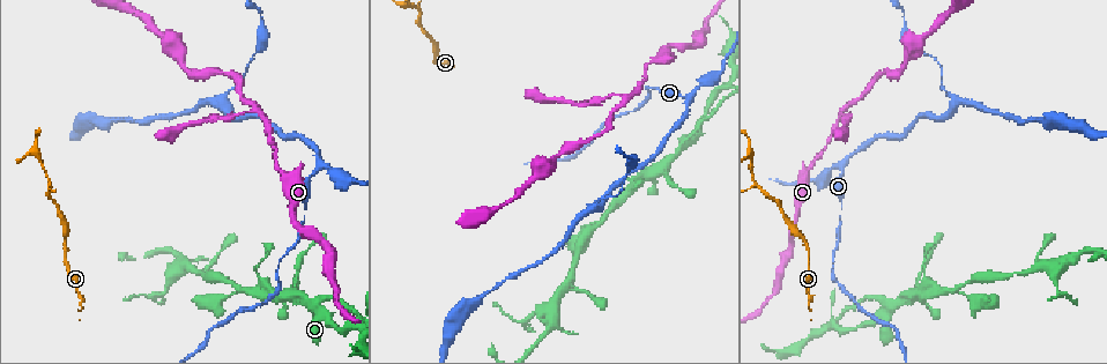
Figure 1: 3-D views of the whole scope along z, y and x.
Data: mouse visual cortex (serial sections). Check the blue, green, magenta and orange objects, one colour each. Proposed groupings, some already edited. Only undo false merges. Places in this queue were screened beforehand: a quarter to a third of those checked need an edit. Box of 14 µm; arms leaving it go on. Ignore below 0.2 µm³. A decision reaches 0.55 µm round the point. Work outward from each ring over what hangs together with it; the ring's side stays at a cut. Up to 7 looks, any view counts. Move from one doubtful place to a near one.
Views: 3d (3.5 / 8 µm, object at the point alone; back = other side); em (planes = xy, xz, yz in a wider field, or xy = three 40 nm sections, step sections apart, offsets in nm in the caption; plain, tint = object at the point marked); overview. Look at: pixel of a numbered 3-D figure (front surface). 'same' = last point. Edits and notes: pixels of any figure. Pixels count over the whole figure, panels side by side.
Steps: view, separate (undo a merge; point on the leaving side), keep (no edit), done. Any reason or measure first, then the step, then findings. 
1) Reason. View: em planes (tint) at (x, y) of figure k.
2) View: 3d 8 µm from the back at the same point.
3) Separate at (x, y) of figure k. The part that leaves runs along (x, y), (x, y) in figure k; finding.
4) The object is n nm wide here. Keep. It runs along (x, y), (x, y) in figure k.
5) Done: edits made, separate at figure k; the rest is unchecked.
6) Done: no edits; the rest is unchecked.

Thin neck. View: 3d 3.5 µm at (723, 85) of figure 1.

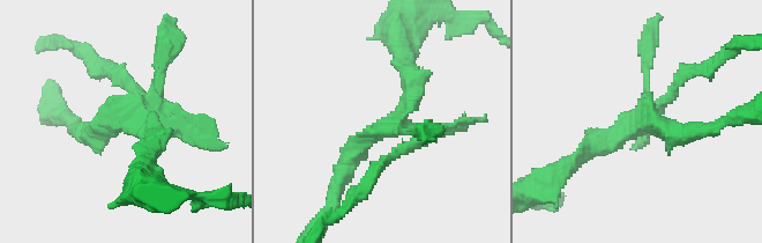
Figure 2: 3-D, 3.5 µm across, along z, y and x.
4 arms meet here; the arms are 100, 150, 250, 250 nm wide; shape alone is not enough. View: em planes (tint) at (380, 129) of figure 2.

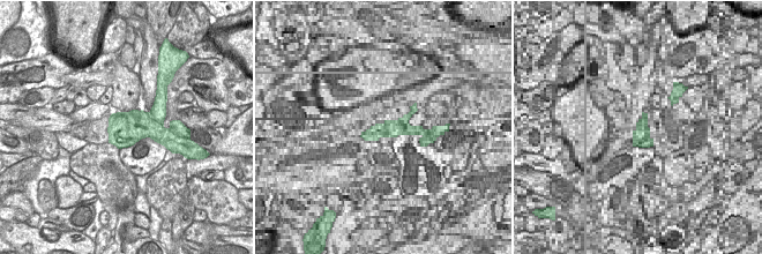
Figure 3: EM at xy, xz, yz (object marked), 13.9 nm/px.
View: em xy step 1 (tint) at the same point.

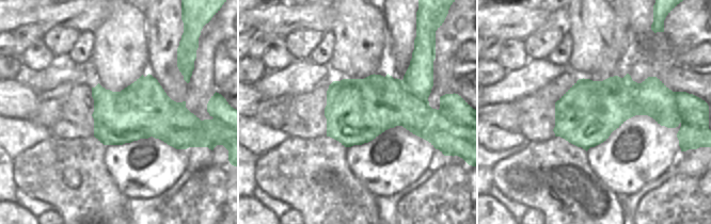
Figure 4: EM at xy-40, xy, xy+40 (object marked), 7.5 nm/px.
Keep. Continuous, no second cell.

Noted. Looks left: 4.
View: 3d 3.5 µm at (840, 215) of figure 1.

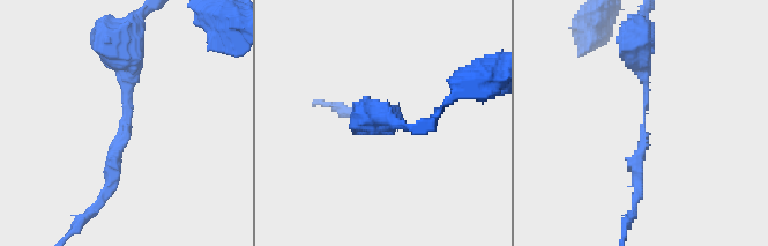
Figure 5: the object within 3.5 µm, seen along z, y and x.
The arms are 150, 200 nm wide. View: em xy step 3 (tint) at (130, 123) of figure 5.

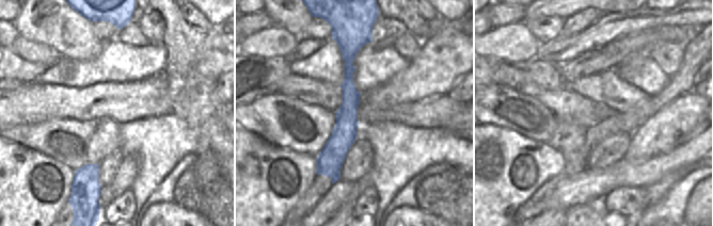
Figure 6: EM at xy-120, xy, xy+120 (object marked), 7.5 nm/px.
Keep. It runs along (346, 45), (349, 109), (334, 178) in figure 6; one cell here.

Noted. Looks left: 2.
View: 3d 3.5 µm at (689, 95) of figure 1.

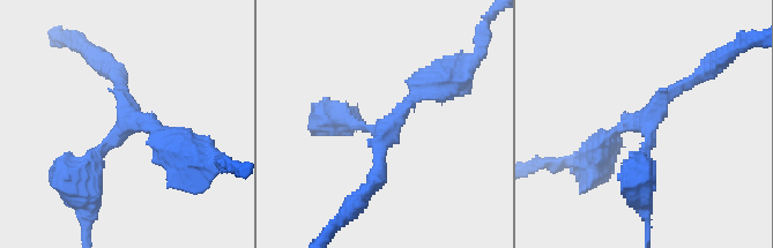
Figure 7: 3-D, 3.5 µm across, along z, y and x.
The arms are 150, 200, 350 nm wide. Keep. It runs along (637, 178), (660, 103), (705, 72) in figure 7; one cell here.

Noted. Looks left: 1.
Done: no edits; the rest is unchecked.

